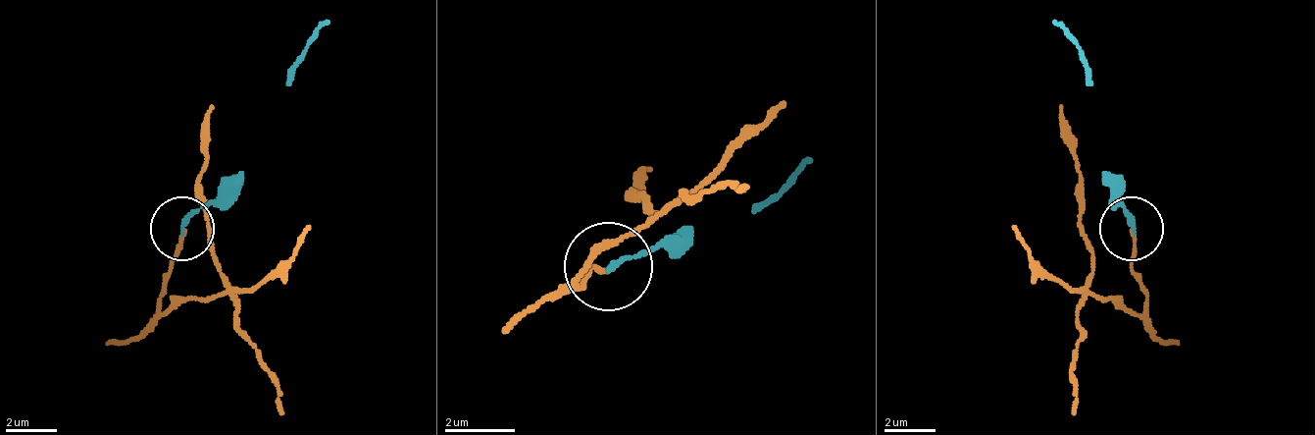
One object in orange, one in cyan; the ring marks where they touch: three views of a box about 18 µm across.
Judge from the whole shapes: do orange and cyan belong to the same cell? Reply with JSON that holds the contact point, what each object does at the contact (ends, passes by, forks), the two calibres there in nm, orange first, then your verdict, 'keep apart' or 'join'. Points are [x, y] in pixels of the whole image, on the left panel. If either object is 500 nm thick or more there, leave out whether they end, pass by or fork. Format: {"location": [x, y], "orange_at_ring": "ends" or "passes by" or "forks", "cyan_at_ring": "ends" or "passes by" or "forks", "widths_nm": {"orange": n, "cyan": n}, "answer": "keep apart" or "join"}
{"location": [182, 229], "orange_at_ring": "ends", "cyan_at_ring": "ends", "widths_nm": {"orange": 130, "cyan": 180}, "answer": "keep apart"}

